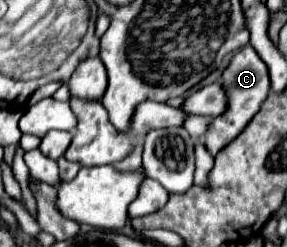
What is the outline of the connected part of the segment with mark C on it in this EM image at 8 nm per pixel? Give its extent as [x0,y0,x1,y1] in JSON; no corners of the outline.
[205,45,269,157]

